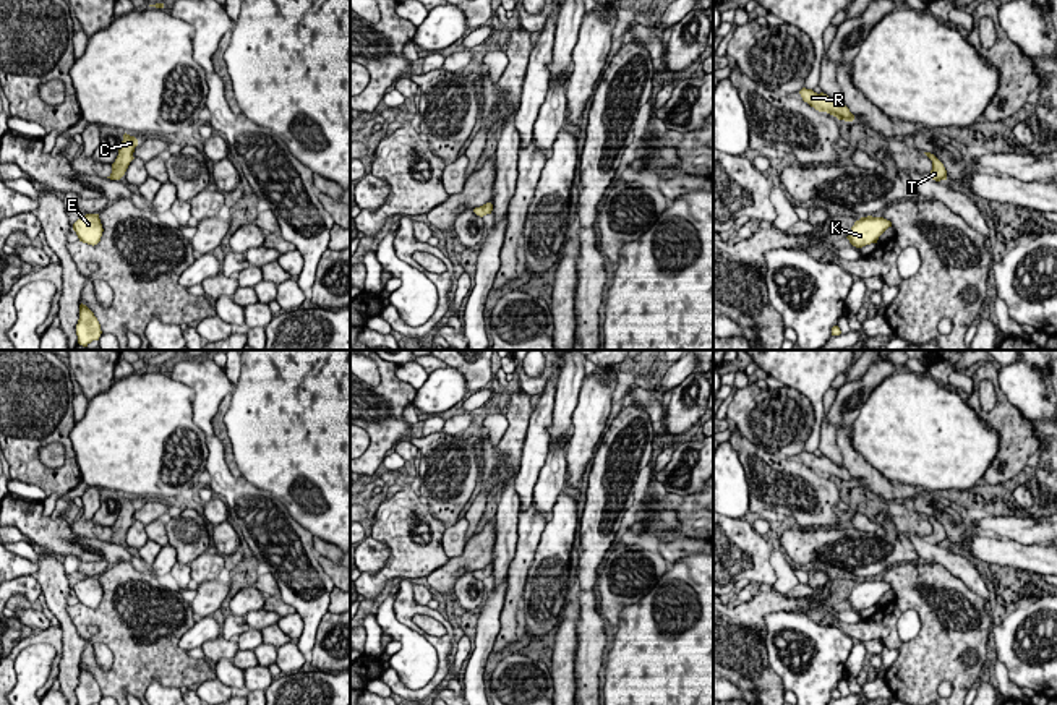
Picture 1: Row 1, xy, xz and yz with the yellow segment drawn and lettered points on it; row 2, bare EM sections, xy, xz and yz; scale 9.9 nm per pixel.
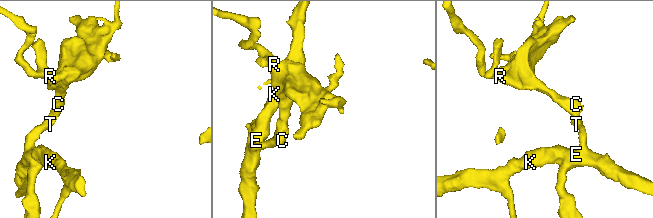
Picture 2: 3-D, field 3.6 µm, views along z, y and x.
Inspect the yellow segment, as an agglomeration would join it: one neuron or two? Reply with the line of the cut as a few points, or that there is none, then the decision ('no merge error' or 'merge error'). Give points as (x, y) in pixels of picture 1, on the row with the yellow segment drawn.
no cut; no merge error

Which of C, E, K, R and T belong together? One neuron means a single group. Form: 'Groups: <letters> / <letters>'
Groups: C E K R T

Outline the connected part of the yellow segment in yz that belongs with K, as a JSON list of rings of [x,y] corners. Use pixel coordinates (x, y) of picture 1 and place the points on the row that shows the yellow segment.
[[[861,217],[854,222],[848,233],[848,240],[853,246],[862,248],[871,243],[877,243],[879,237],[892,227],[892,222],[884,217]]]

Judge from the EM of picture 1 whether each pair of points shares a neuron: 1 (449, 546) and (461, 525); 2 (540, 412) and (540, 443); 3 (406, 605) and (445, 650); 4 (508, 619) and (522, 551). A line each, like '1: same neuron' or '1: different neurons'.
1: same neuron
2: same neuron
3: same neuron
4: same neuron

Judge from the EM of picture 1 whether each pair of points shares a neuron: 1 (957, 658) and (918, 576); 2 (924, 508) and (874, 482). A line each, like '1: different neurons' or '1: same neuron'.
1: same neuron
2: same neuron

